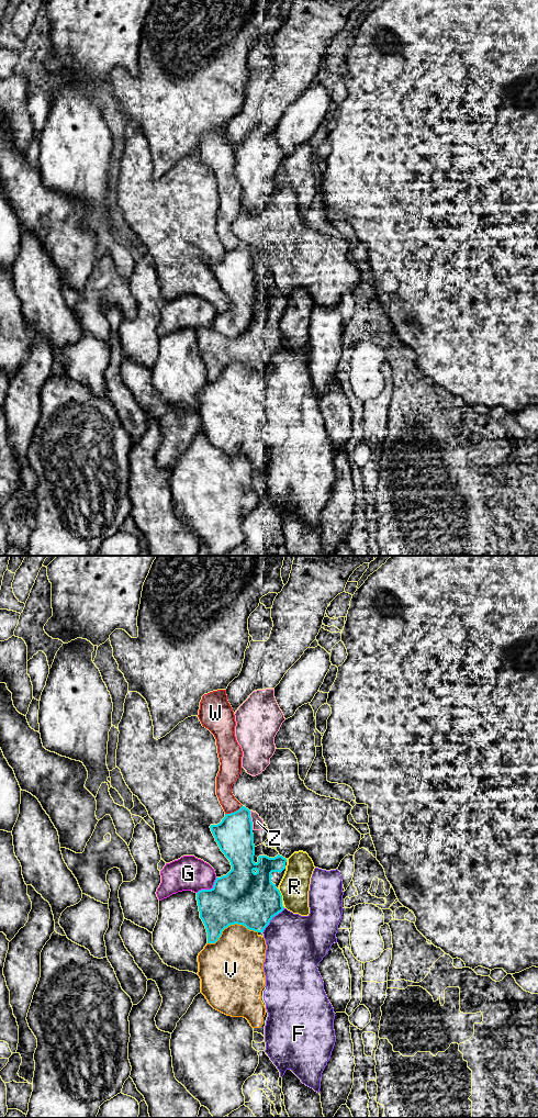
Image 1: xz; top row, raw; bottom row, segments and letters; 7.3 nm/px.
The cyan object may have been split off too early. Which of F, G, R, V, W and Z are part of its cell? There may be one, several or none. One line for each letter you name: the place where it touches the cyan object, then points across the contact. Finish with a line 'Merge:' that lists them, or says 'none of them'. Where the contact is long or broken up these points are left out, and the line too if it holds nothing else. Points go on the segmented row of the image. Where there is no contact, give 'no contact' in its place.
Merge: none of them

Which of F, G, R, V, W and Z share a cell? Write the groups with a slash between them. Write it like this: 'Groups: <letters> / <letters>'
Groups: F / G / R V / W Z

